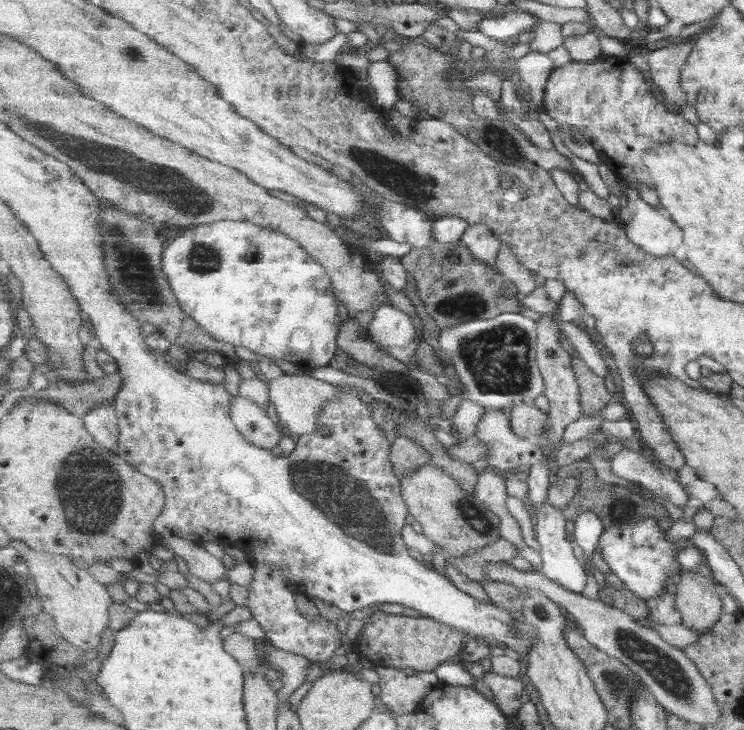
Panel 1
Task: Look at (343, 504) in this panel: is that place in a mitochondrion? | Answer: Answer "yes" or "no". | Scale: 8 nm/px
yes

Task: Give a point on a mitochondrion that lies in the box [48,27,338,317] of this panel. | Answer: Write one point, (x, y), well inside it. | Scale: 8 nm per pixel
(136, 271)

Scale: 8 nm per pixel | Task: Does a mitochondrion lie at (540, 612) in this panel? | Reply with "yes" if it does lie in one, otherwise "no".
no

